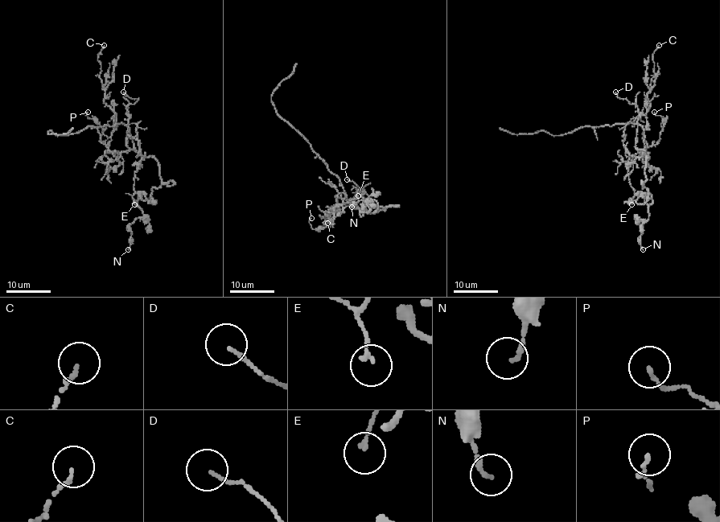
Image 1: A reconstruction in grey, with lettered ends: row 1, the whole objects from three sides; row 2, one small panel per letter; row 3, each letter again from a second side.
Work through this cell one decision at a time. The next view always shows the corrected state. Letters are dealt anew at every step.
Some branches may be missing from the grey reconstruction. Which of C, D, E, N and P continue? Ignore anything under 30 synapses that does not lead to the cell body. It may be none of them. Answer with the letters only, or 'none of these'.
none of these

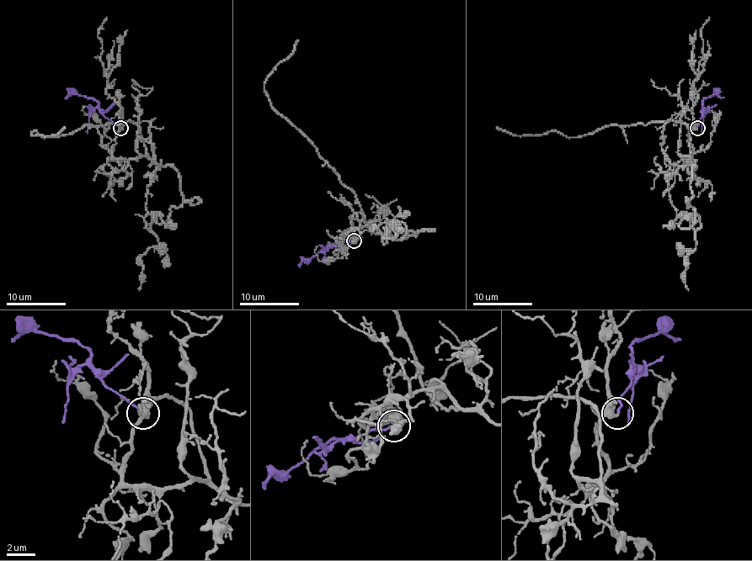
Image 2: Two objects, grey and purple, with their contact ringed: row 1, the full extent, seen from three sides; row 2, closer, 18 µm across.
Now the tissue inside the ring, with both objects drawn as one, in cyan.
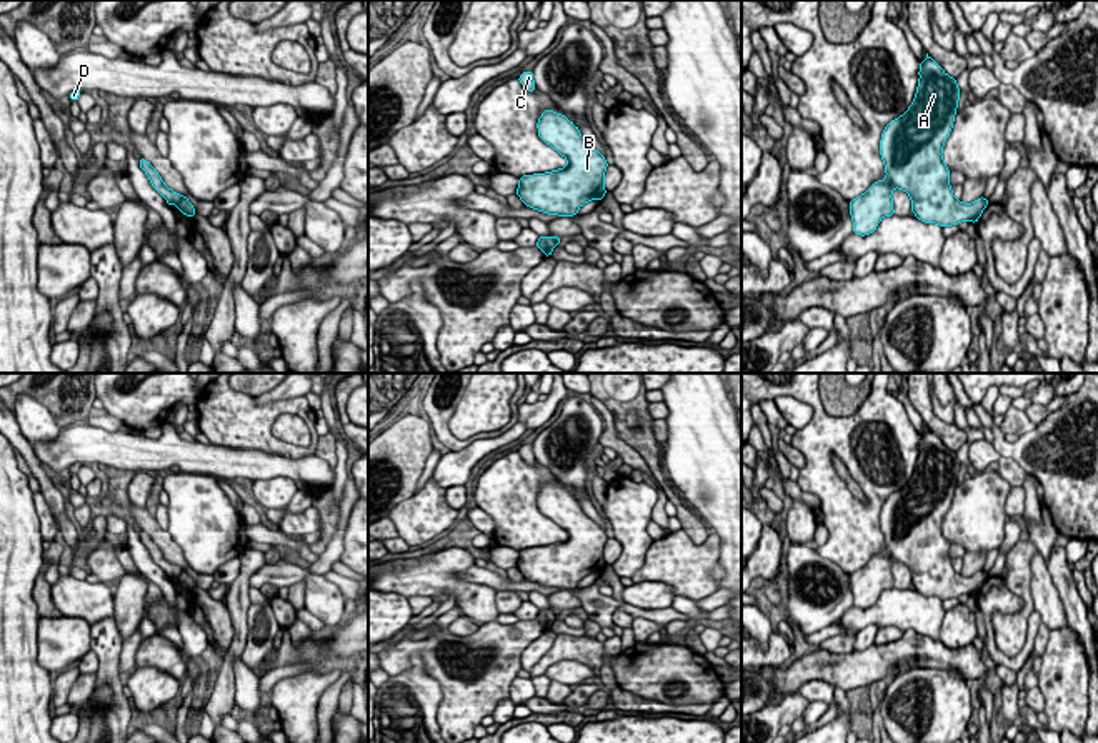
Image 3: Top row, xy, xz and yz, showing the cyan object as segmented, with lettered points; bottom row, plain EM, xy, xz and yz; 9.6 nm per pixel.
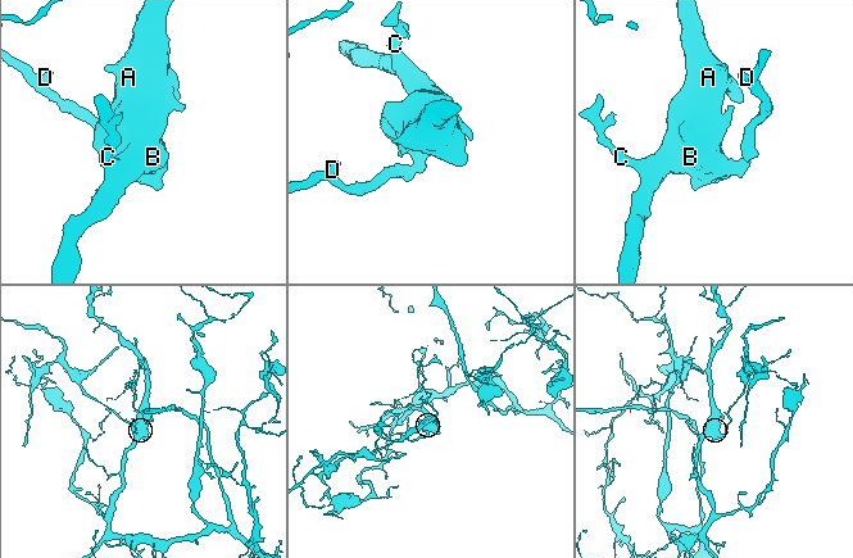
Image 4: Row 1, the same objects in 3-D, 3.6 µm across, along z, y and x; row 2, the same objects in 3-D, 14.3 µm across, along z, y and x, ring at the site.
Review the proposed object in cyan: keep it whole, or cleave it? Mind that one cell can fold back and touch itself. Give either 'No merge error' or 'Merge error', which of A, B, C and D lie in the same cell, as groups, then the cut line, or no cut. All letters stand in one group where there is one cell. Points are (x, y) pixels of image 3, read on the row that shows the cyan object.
Merge error. Groups: A B C / D. Split along xy (184, 197), (177, 205)

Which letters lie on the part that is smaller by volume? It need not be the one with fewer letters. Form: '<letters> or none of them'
D

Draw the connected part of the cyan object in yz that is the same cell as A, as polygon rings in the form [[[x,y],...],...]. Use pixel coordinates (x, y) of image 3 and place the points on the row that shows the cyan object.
[[[928,53],[920,62],[918,75],[911,105],[881,133],[880,155],[886,177],[850,200],[856,235],[873,233],[883,217],[895,215],[891,200],[895,188],[910,195],[911,212],[918,220],[943,228],[963,220],[976,223],[988,205],[985,198],[973,203],[955,198],[951,172],[941,157],[960,100],[956,78],[946,75]]]

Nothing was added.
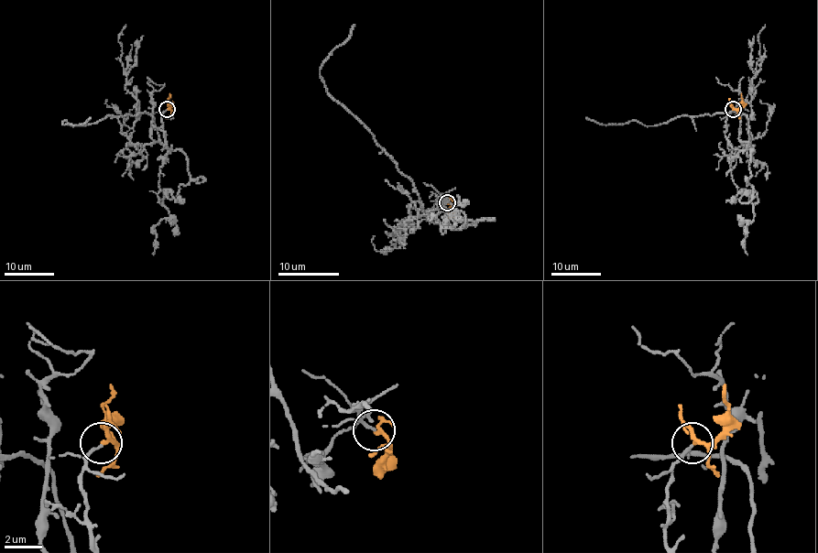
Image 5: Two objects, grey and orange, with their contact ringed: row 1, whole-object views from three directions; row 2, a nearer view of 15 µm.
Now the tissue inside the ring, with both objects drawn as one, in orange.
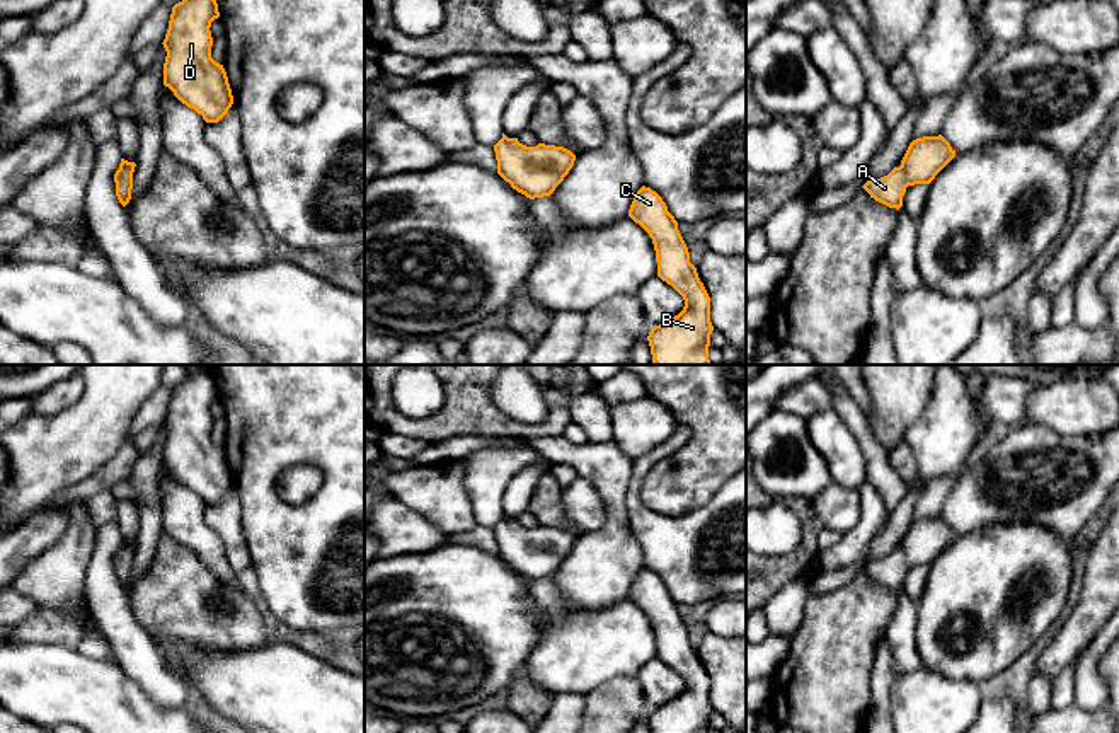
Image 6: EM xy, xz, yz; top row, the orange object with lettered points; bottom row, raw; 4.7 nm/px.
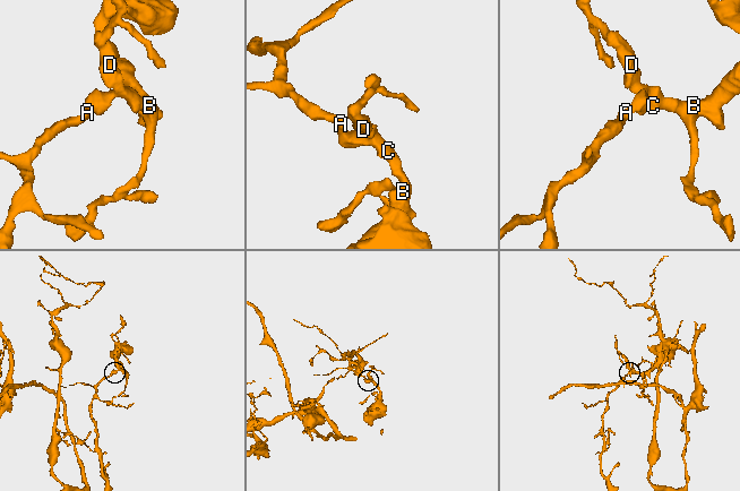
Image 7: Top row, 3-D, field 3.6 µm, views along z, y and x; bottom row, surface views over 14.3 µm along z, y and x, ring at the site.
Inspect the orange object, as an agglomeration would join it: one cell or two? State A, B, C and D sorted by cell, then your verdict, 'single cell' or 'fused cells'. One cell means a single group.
groups A B C D; single cell

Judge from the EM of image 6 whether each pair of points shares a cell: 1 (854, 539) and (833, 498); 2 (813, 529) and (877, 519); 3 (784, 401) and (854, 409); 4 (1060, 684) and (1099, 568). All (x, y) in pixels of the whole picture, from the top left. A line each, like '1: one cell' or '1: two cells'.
1: two cells
2: two cells
3: two cells
4: two cells

